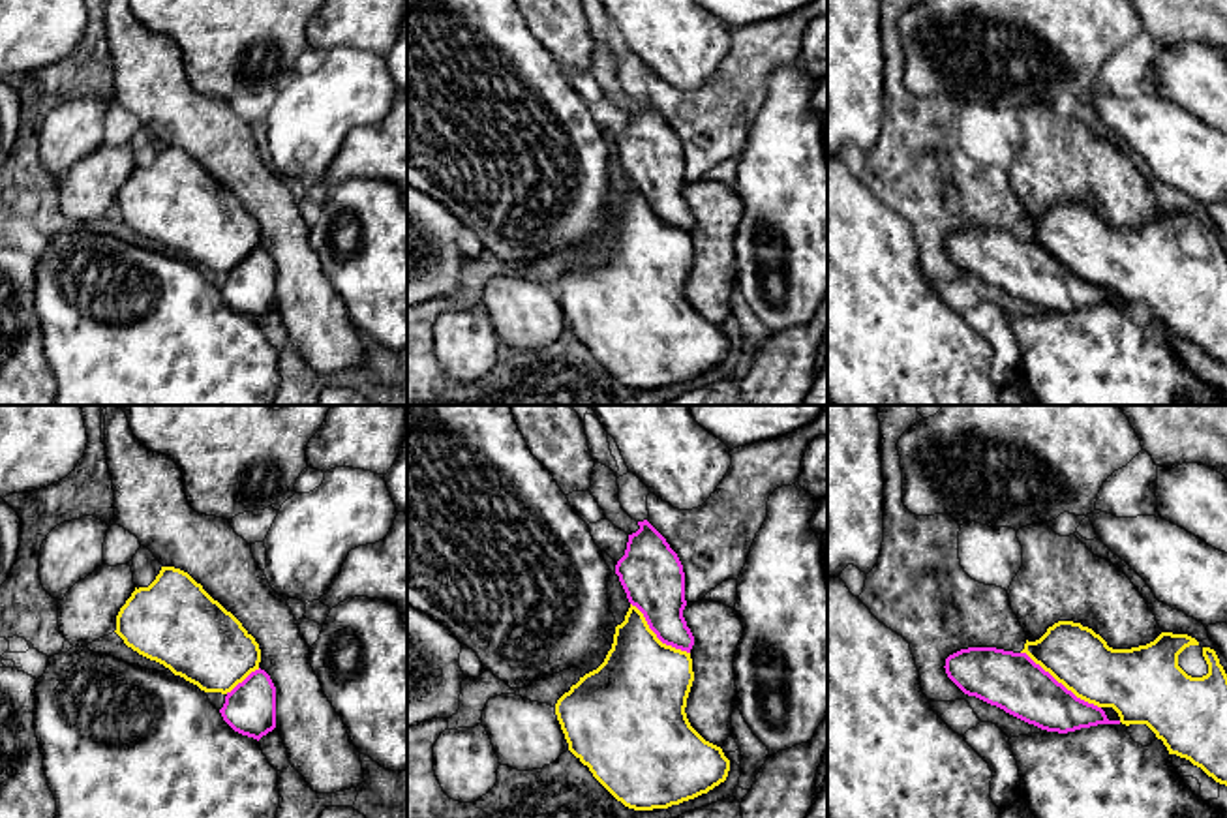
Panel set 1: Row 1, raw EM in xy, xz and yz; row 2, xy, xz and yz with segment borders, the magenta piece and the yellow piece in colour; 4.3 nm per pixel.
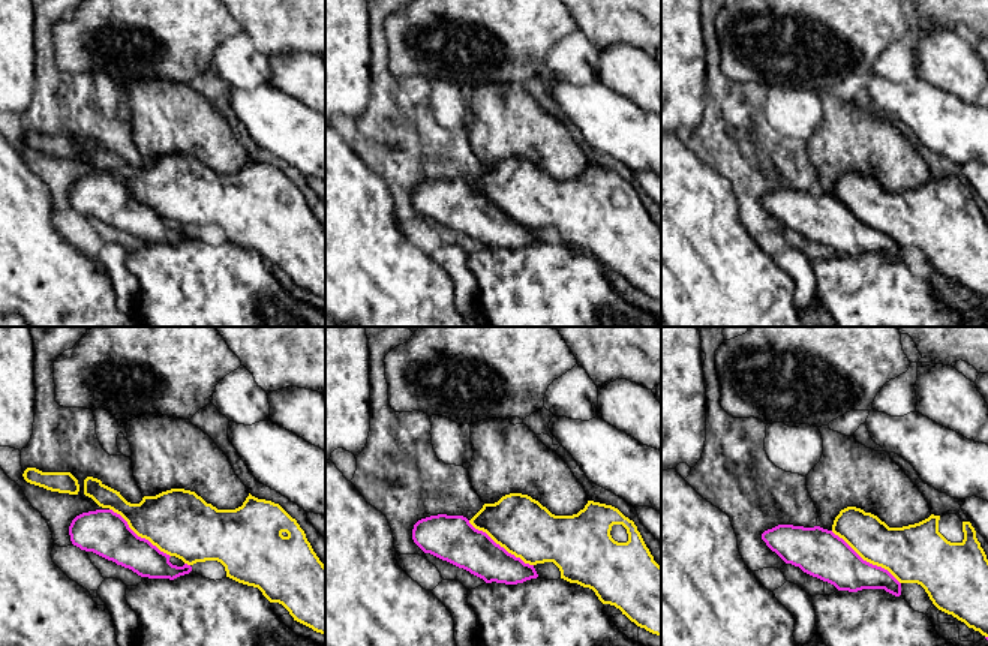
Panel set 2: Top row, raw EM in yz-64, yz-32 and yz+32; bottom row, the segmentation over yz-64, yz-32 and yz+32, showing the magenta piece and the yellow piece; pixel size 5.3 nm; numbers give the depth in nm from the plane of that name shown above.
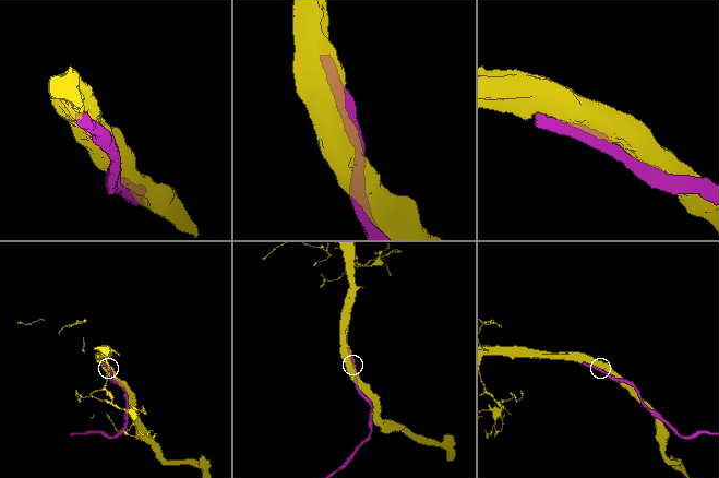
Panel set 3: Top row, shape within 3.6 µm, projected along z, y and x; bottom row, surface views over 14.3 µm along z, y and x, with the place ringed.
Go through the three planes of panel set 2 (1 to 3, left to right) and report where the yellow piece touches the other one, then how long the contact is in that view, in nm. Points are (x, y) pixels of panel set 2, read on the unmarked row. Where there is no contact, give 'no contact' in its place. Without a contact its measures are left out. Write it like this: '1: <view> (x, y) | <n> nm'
1: yz-64 (140, 201) | 420 nm
2: yz-32 (499, 210) | 420 nm
3: yz+32 (865, 225) | 480 nm

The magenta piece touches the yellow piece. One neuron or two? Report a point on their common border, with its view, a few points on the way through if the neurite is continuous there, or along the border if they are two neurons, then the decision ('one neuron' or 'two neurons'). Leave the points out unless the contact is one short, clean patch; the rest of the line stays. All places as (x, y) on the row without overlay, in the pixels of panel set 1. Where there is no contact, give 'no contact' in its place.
meets magenta in yz at (1060, 263); one neuron

